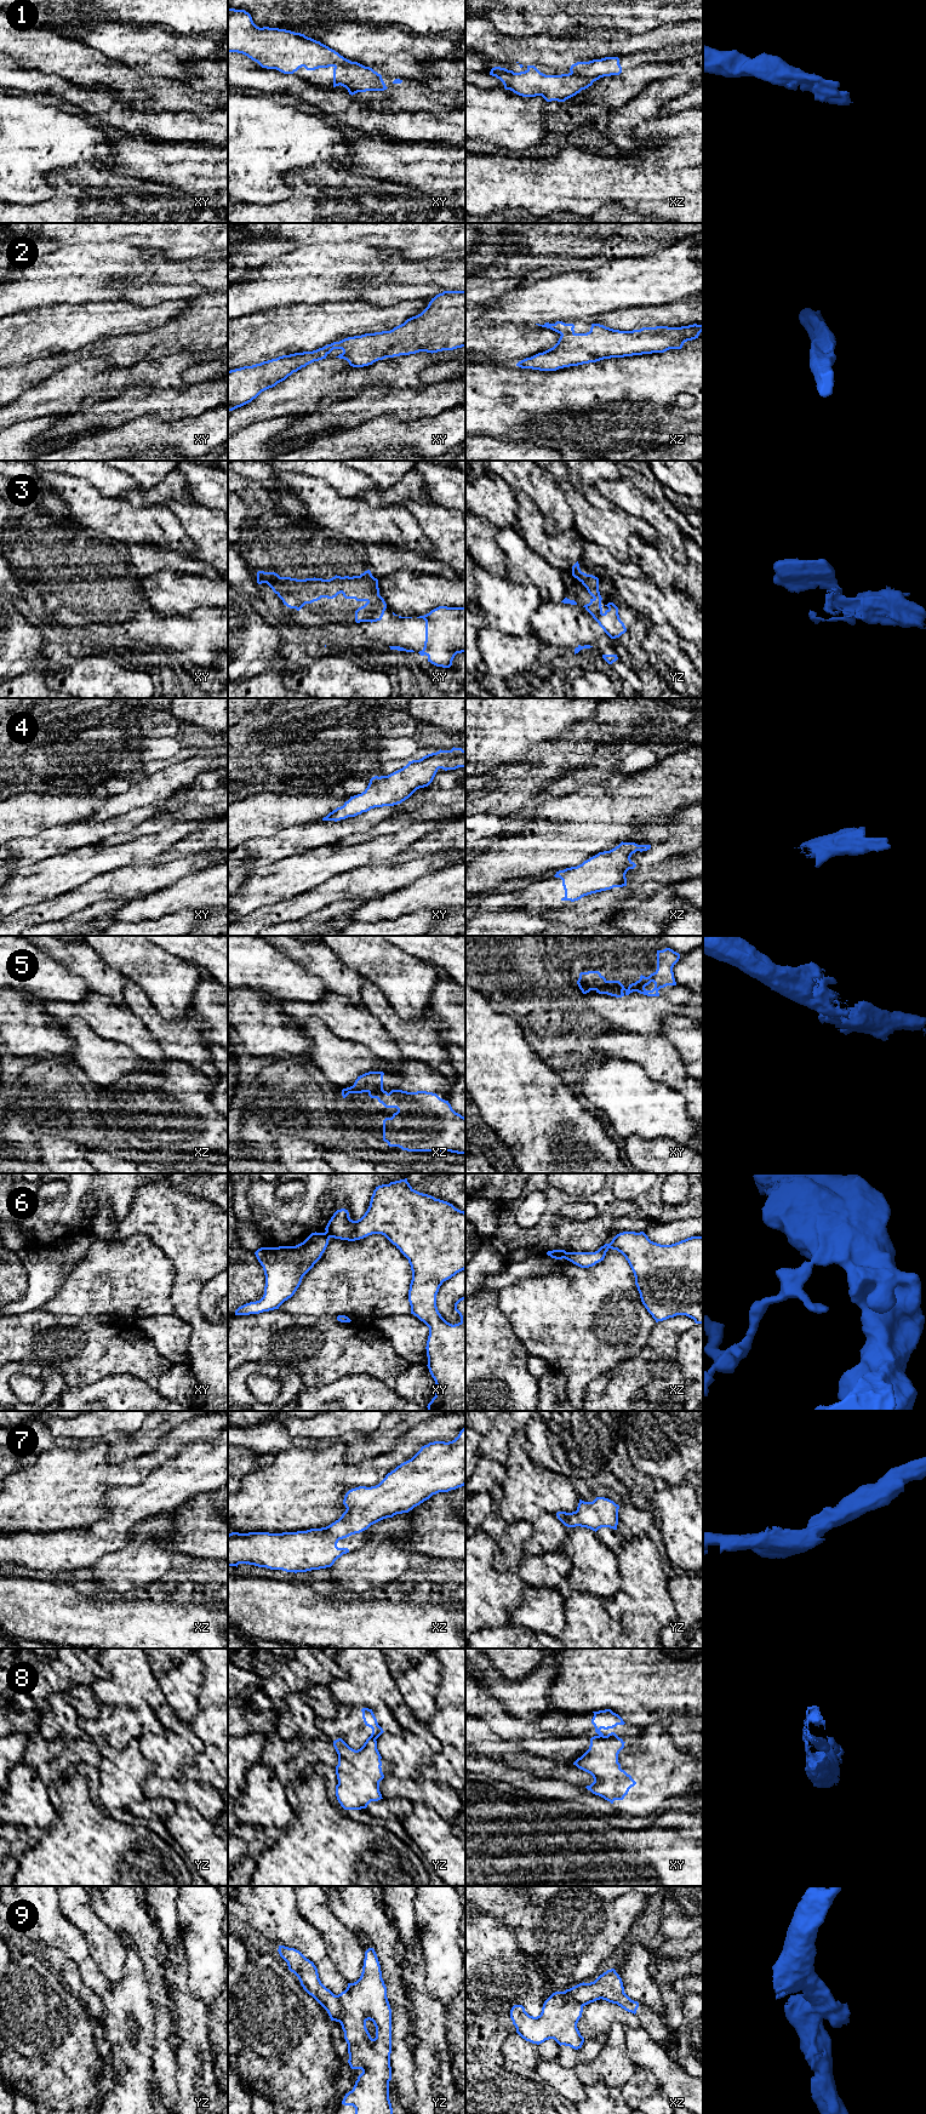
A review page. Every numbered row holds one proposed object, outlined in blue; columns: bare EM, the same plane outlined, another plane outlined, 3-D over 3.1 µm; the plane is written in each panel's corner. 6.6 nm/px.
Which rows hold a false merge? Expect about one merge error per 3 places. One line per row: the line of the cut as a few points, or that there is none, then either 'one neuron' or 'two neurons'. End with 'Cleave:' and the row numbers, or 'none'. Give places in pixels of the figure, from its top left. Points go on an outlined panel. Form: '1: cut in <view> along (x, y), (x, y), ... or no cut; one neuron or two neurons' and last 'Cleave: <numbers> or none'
1: no cut; one neuron
2: no cut; one neuron
3: no cut; one neuron
4: no cut; one neuron
5: no cut; one neuron
6: cut in xy along (325, 1232), (330, 1237); two neurons
7: no cut; one neuron
8: cut in xy along (599, 1735), (617, 1737); two neurons
9: cut in yz along (336, 1995), (341, 2005), (339, 2021); two neurons
Cleave: 6, 8, 9

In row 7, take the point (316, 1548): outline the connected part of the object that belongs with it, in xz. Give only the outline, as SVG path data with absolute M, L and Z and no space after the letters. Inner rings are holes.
M465 1428L452 1441L434 1441L421 1447L408 1461L388 1473L376 1486L349 1490L343 1499L345 1512L331 1525L297 1532L232 1532L228 1535L228 1566L248 1564L286 1572L307 1572L331 1567L348 1548L338 1548L339 1539L367 1530L371 1525L408 1513L439 1492L448 1492L465 1485Z

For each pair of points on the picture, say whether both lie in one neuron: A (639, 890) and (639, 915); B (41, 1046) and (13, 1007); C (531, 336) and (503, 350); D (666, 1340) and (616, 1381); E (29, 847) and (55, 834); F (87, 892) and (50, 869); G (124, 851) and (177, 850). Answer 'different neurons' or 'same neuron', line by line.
A: different neurons
B: same neuron
C: same neuron
D: same neuron
E: same neuron
F: different neurons
G: different neurons

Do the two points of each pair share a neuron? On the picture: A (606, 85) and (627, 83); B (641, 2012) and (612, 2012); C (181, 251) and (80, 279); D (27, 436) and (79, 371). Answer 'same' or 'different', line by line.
A: same
B: different
C: different
D: different

